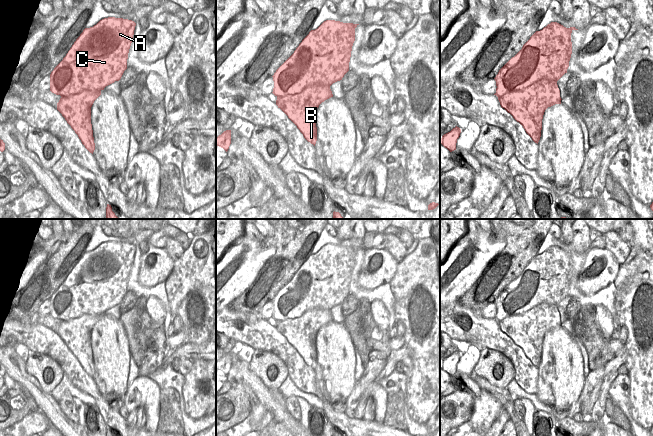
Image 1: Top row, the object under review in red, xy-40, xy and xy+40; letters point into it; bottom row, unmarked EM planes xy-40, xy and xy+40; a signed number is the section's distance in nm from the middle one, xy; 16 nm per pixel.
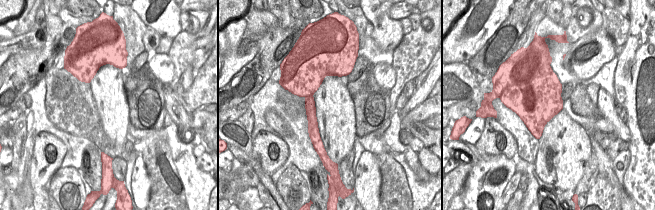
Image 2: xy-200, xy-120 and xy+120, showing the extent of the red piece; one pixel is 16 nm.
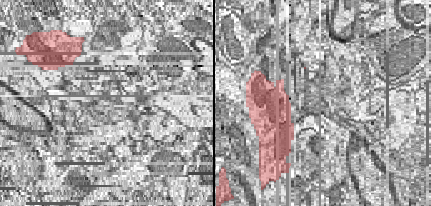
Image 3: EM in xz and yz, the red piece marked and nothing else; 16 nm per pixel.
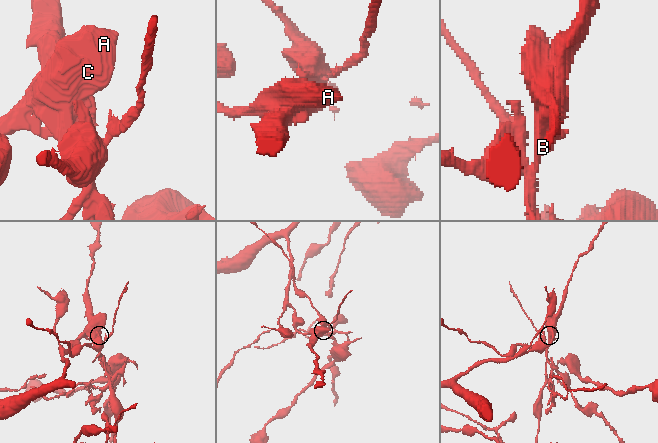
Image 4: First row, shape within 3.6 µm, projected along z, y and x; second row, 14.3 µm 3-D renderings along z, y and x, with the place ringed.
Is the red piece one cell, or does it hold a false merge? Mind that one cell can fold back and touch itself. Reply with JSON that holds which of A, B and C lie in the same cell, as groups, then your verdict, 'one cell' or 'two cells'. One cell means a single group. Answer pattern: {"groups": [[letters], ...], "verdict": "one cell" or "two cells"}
{"groups": [["A", "C"], ["B"]], "verdict": "two cells"}

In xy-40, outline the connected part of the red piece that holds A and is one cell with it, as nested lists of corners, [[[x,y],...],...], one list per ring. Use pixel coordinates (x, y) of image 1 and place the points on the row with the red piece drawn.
[[[108,17],[100,20],[96,25],[85,28],[76,39],[68,53],[66,59],[73,50],[73,62],[66,63],[69,70],[59,75],[60,85],[67,86],[70,83],[85,86],[86,84],[100,84],[104,88],[115,81],[119,81],[127,69],[127,59],[129,49],[133,40],[136,23],[132,20]]]

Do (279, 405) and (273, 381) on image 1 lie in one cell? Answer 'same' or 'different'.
different

